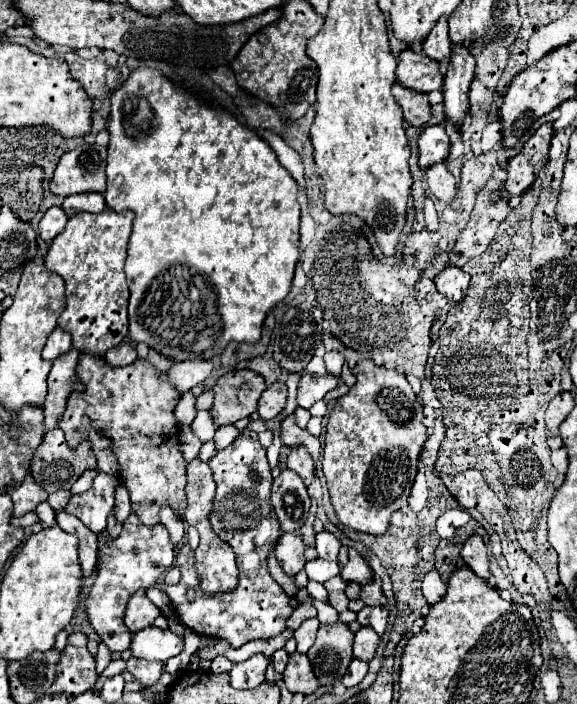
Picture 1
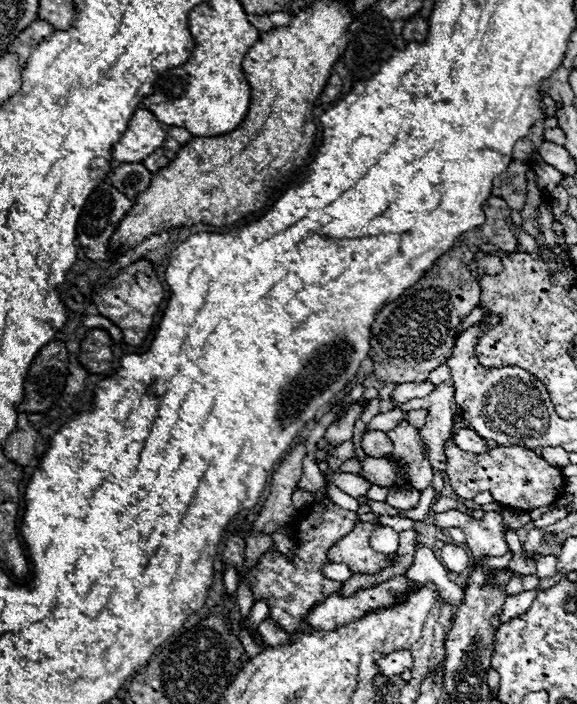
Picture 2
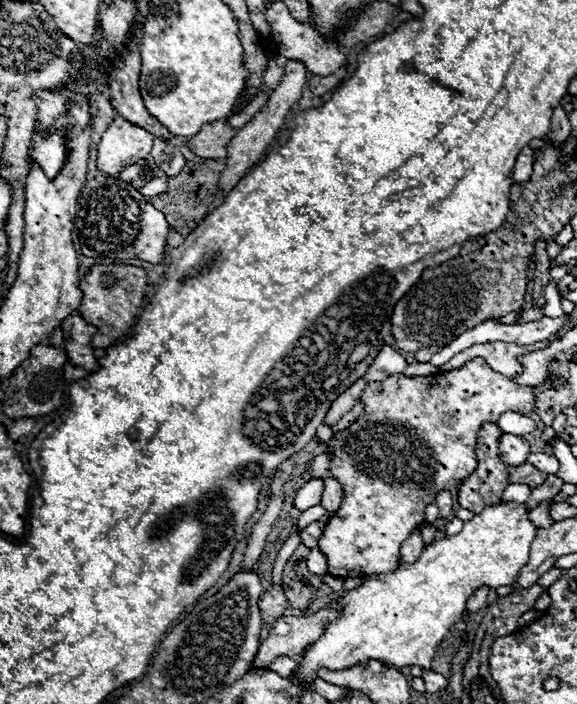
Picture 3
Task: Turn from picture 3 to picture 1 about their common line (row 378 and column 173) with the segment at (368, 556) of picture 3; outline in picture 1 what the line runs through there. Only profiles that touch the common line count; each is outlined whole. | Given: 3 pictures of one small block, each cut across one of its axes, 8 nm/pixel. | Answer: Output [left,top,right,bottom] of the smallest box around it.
[60,356,186,526]

